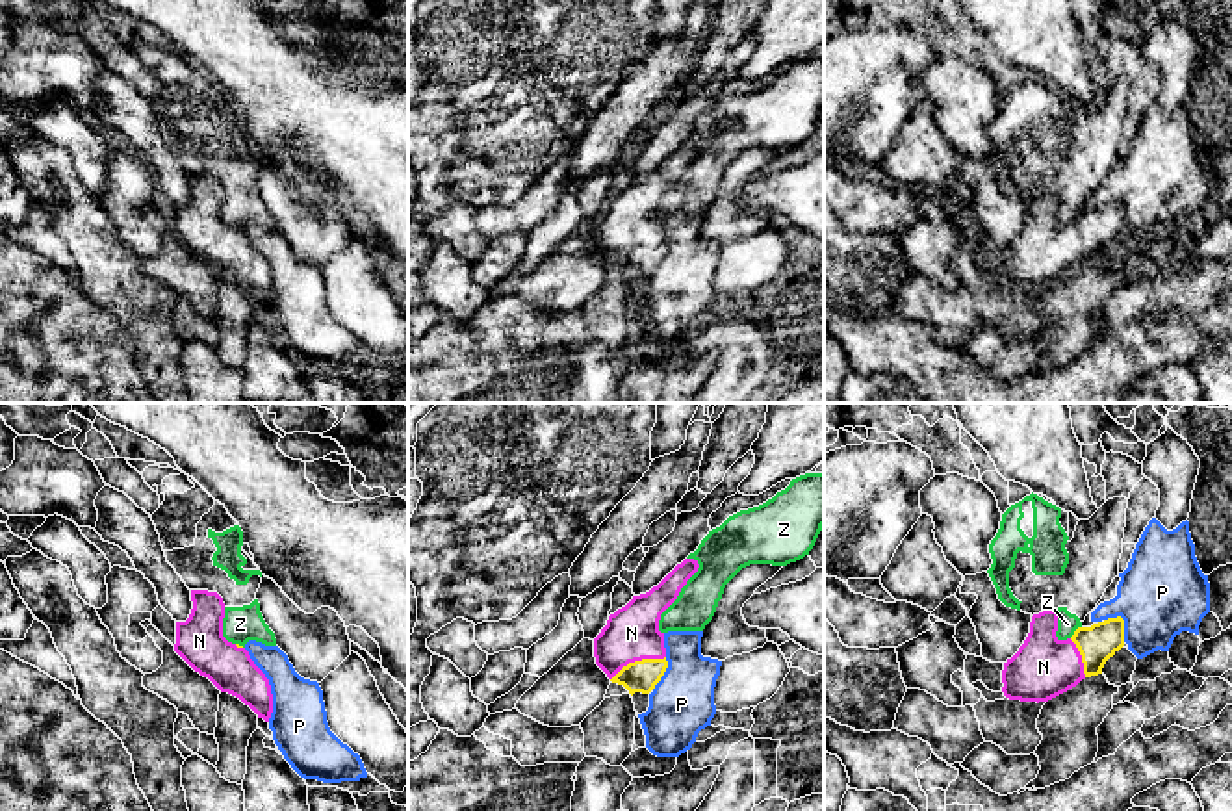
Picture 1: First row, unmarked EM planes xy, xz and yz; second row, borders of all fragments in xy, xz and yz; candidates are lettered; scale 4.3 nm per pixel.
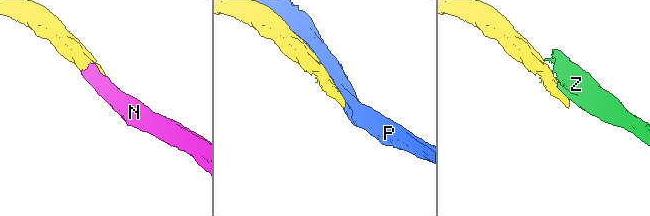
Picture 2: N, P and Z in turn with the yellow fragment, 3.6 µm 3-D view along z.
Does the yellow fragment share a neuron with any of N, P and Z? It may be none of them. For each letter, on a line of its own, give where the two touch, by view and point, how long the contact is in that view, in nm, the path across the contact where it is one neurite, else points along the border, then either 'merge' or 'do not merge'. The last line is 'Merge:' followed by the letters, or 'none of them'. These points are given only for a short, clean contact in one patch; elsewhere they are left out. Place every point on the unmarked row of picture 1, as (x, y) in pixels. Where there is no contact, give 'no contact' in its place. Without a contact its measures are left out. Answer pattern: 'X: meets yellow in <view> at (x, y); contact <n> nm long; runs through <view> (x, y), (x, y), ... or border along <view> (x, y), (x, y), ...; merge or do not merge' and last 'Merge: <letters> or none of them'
N: meets yellow in xz at (637, 245); contact 260 nm long; merge
P: meets yellow in yz at (1123, 206); contact 140 nm long; do not merge
Z: meets yellow in yz at (1075, 216); contact 80 nm long; border along yz (1080, 210), (1069, 221); do not merge
Merge: N

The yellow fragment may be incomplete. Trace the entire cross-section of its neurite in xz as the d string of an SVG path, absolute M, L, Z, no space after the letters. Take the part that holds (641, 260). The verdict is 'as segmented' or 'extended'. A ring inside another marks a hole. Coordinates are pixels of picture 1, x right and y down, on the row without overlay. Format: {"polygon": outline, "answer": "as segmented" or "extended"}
{"polygon": "M685 143L657 171L610 199L594 223L596 249L631 280L649 278L664 260L668 245L659 204L698 152L698 145Z", "answer": "extended"}

